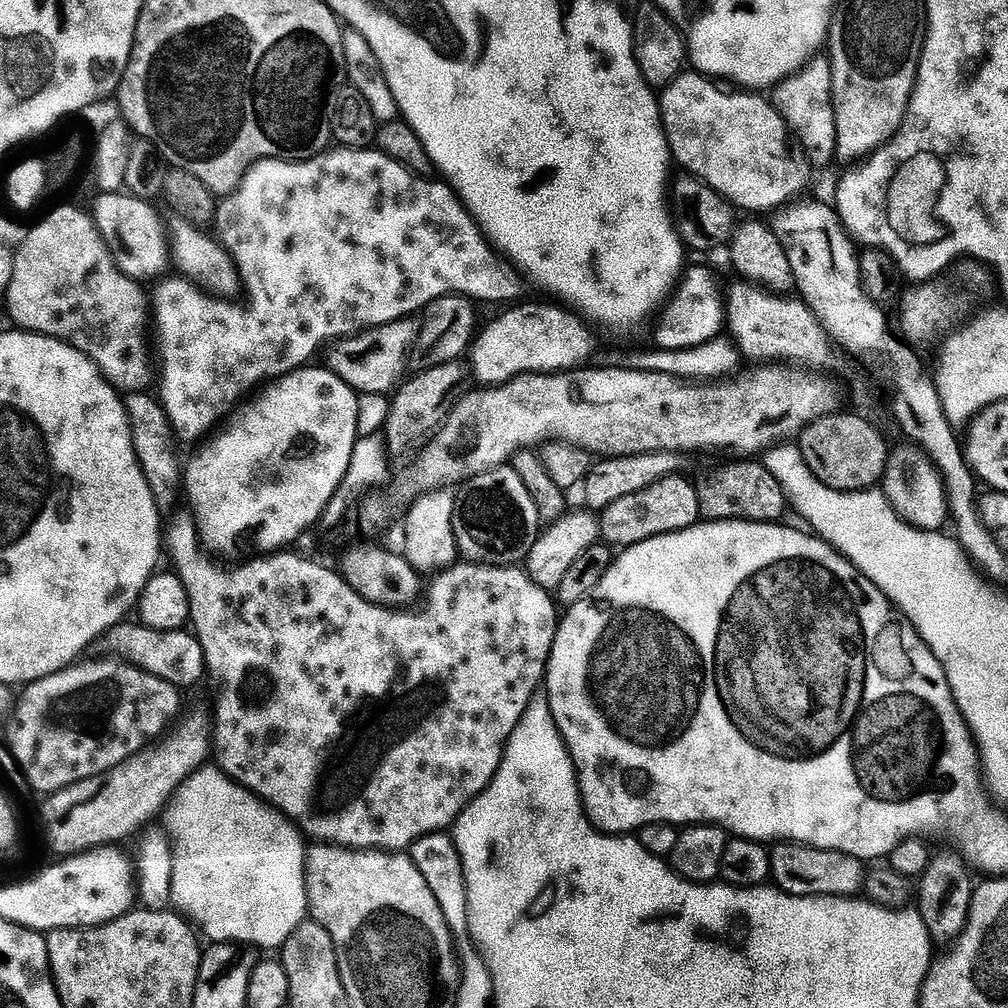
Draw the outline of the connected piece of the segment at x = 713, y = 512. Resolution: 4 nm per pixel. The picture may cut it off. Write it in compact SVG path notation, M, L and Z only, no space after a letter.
M744 462L713 474L709 480L699 481L696 493L700 499L700 514L705 521L745 520L751 524L775 524L783 521L790 505L778 478L764 468L763 463Z

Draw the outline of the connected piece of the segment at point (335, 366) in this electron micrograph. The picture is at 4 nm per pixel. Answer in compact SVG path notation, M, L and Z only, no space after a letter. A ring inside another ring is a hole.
M405 318L377 328L367 328L357 336L350 336L337 343L329 351L333 352L328 356L327 367L358 394L391 393L405 379L404 371L408 368L408 360L410 364L421 327L419 319L416 321L416 318ZM392 387L394 388L391 390Z

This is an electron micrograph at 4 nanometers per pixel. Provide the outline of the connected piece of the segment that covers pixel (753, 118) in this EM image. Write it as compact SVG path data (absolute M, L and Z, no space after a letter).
M685 70L681 72L676 79L672 80L667 88L659 93L660 115L664 121L664 133L668 139L668 151L672 153L673 161L675 161L677 165L680 163L681 166L685 168L685 170L683 170L685 173L691 174L696 180L703 182L707 187L712 188L737 209L745 208L745 210L748 211L748 214L760 214L756 212L772 211L772 213L775 213L785 206L791 205L797 198L803 197L800 195L802 195L812 184L812 170L814 170L814 168L807 155L801 154L801 156L796 156L795 150L792 149L791 142L788 141L788 138L790 139L788 123L778 114L778 110L765 99L765 97L764 100L760 97L763 95L749 94L744 90L723 92L716 84L719 83L713 82L709 77L695 70Z

